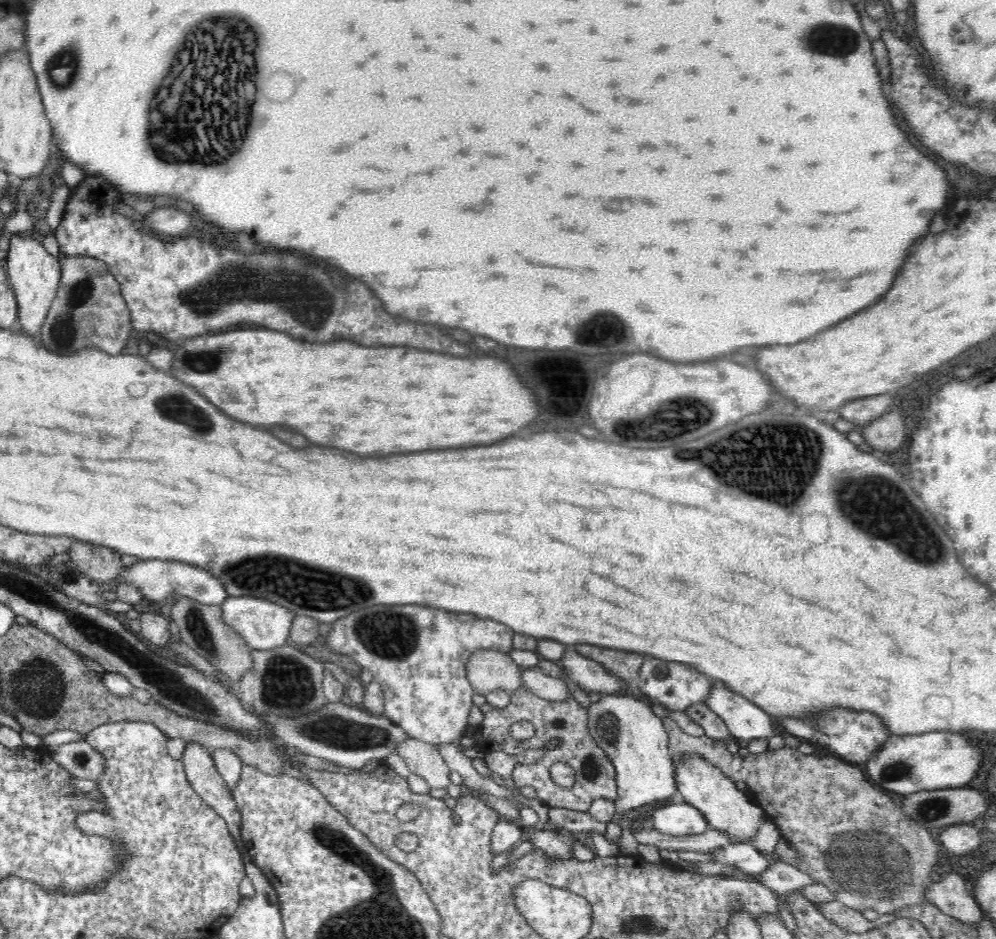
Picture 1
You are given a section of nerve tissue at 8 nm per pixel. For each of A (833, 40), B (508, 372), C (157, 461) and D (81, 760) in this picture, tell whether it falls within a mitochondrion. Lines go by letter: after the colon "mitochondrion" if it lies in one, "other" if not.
A: mitochondrion
B: other
C: other
D: mitochondrion

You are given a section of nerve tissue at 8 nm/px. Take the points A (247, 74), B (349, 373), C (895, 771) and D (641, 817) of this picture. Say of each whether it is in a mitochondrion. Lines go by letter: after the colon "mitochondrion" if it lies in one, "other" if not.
A: other
B: other
C: mitochondrion
D: other

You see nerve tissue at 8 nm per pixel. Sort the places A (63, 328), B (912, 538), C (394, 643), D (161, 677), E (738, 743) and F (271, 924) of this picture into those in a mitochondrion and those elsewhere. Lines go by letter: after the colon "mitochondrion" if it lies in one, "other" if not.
A: mitochondrion
B: mitochondrion
C: mitochondrion
D: mitochondrion
E: other
F: other

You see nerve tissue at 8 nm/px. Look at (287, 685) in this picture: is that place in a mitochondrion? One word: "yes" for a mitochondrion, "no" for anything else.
yes

